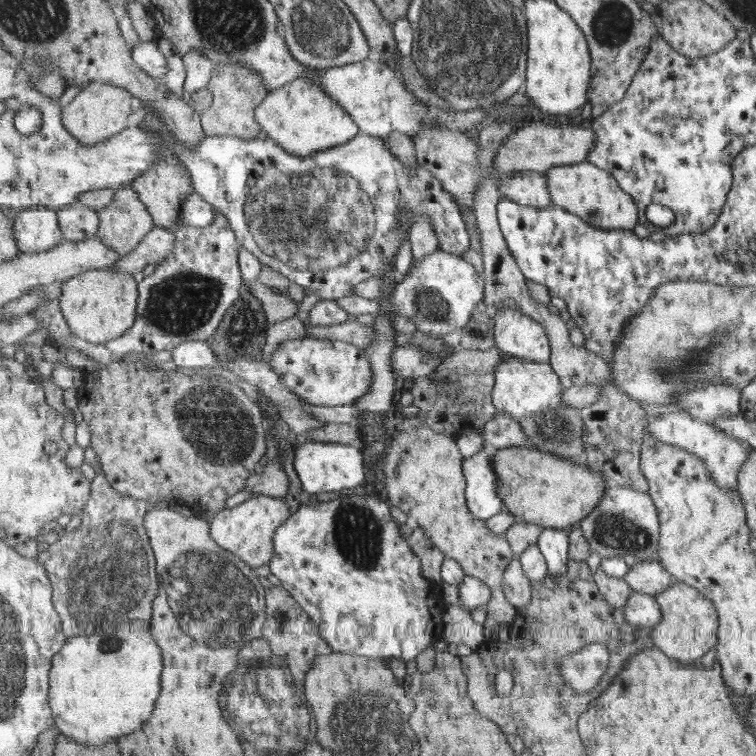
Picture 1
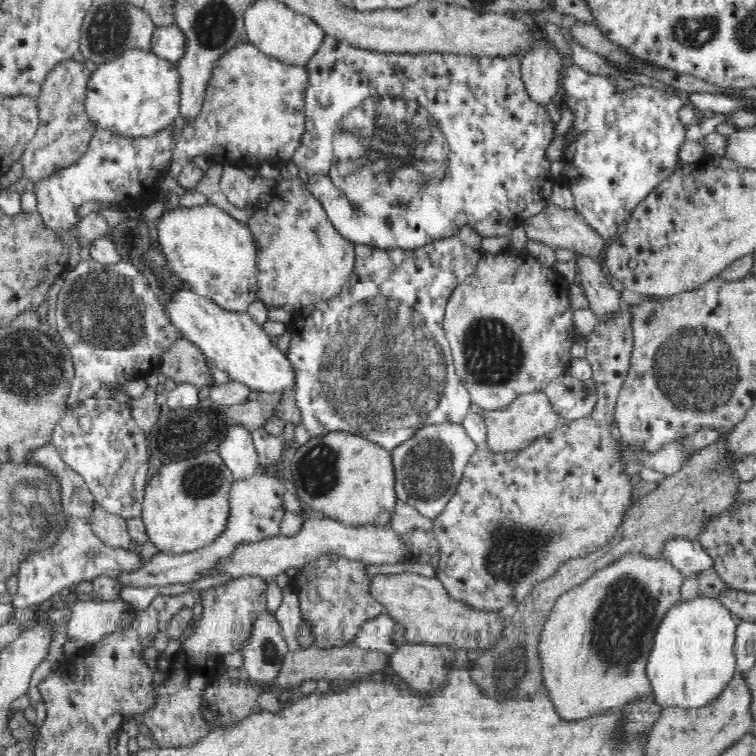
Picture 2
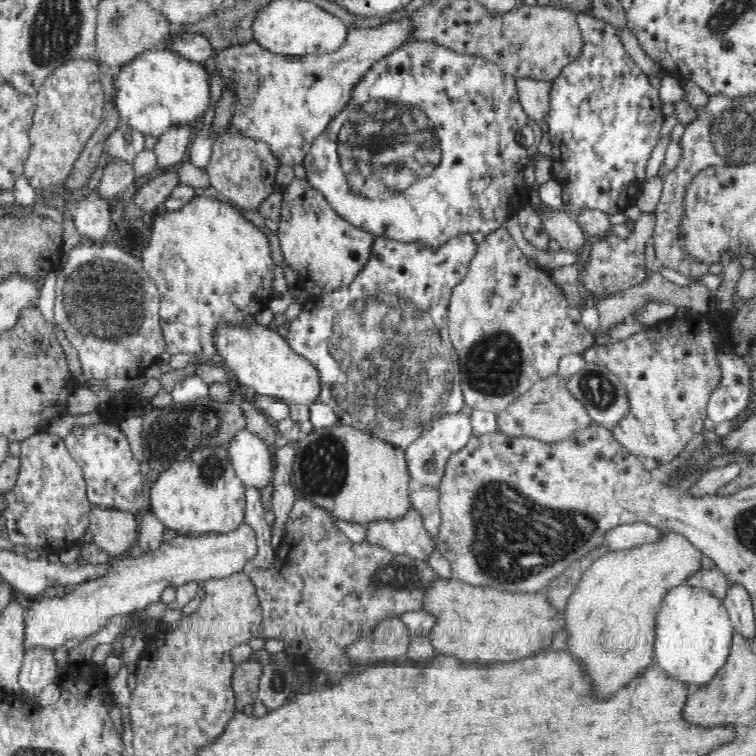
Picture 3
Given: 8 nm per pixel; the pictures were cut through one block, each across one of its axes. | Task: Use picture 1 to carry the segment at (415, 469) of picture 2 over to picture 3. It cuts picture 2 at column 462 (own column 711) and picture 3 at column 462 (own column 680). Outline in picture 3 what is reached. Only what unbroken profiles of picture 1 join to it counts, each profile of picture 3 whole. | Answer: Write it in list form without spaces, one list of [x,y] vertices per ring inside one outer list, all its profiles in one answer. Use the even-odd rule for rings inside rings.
[[[462,411],[446,413],[434,419],[434,422],[431,422],[430,430],[422,434],[422,438],[415,439],[410,446],[404,448],[413,485],[437,486],[447,458],[464,448],[472,435],[470,415]]]

